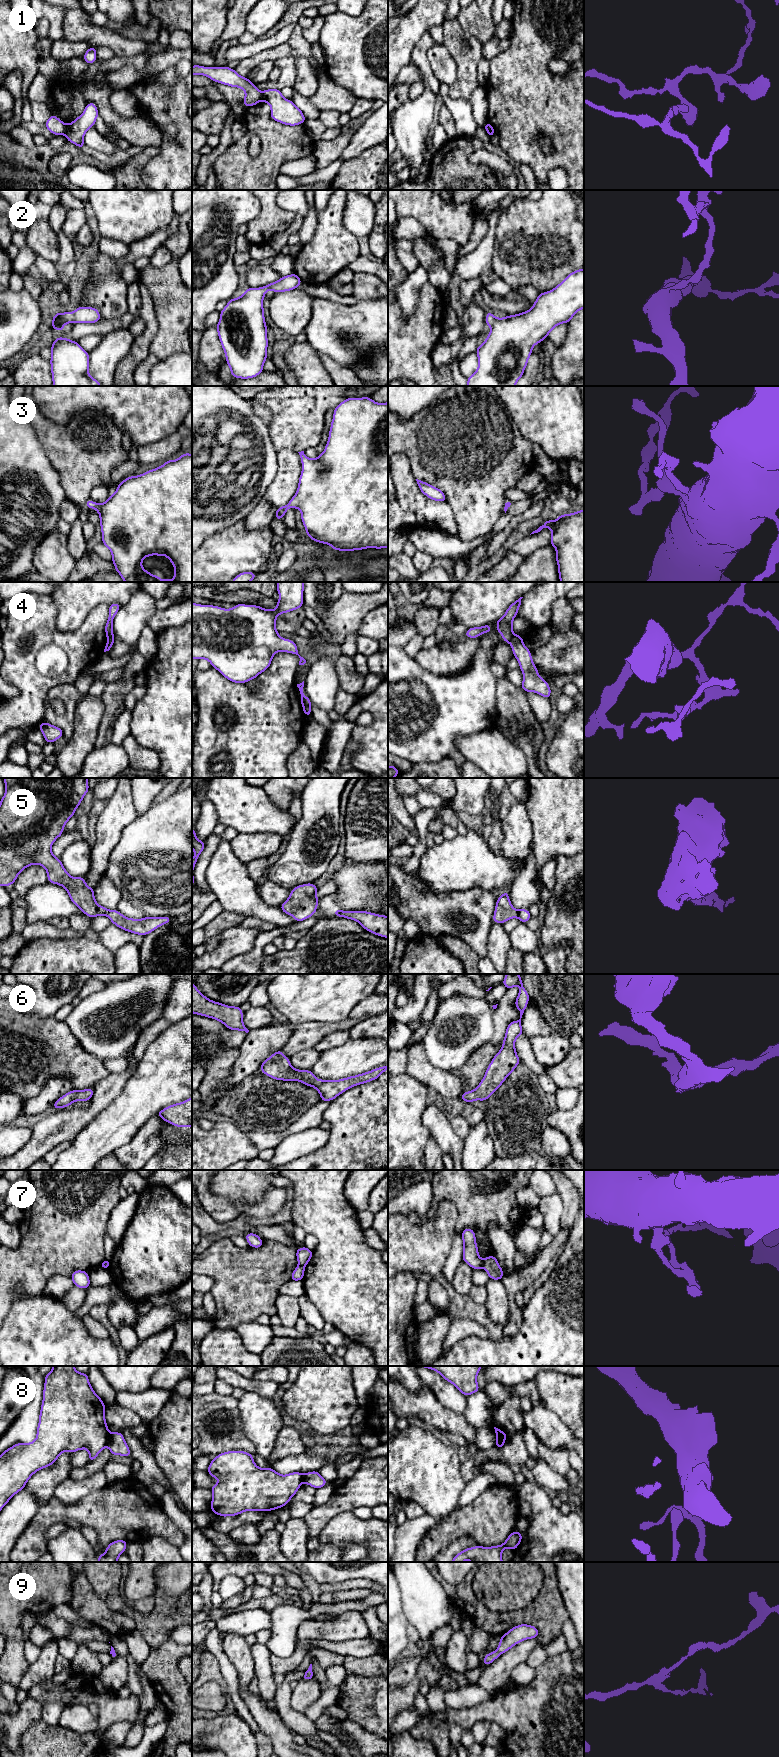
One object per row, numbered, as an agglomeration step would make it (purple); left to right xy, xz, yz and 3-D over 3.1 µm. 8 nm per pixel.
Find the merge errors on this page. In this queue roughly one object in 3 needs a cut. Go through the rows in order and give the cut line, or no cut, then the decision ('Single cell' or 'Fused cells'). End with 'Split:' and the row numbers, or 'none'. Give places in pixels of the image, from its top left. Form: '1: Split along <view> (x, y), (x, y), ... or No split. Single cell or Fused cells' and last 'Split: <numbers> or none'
1: Split along xy (67, 125), (64, 134). Fused cells
2: No split. Single cell
3: No split. Single cell
4: Split along xy (114, 637), (107, 638). Fused cells
5: No split. Single cell
6: No split. Single cell
7: Split along yz (482, 1260), (483, 1267). Fused cells
8: Split along xy (110, 1433), (106, 1446). Fused cells
9: No split. Single cell
Split: 1, 4, 7, 8

